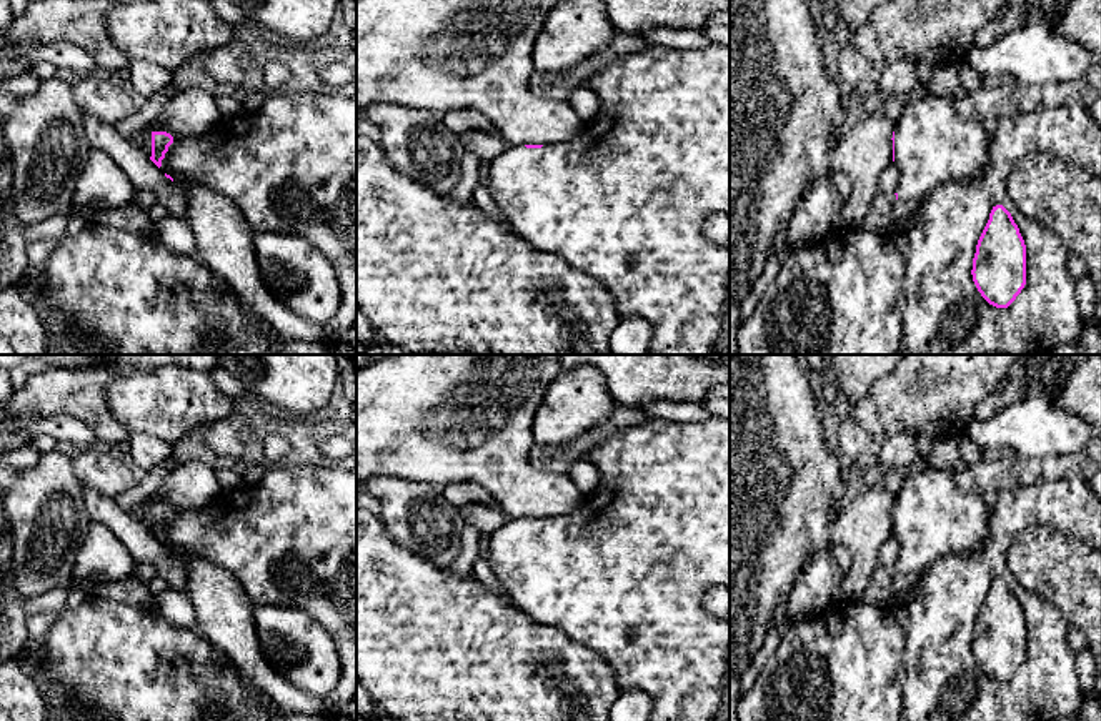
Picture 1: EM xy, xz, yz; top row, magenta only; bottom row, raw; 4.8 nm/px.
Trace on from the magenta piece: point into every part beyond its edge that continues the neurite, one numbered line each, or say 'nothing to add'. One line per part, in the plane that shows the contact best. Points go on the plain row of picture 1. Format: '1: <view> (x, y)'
1: yz (933, 518)

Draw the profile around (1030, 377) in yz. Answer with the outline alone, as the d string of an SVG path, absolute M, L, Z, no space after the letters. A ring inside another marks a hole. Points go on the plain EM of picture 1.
M1021 355L996 390L974 408L974 416L989 420L1016 401L1044 398L1054 401L1074 368L1089 355Z

